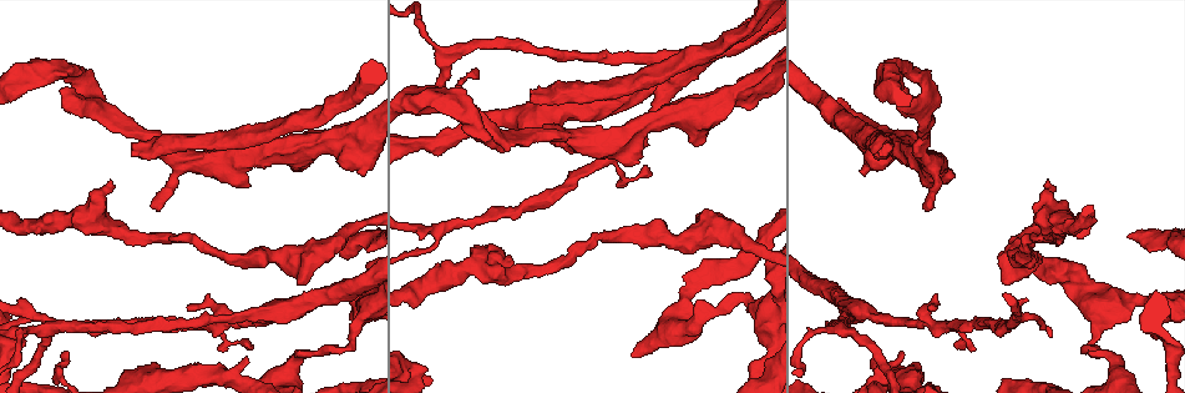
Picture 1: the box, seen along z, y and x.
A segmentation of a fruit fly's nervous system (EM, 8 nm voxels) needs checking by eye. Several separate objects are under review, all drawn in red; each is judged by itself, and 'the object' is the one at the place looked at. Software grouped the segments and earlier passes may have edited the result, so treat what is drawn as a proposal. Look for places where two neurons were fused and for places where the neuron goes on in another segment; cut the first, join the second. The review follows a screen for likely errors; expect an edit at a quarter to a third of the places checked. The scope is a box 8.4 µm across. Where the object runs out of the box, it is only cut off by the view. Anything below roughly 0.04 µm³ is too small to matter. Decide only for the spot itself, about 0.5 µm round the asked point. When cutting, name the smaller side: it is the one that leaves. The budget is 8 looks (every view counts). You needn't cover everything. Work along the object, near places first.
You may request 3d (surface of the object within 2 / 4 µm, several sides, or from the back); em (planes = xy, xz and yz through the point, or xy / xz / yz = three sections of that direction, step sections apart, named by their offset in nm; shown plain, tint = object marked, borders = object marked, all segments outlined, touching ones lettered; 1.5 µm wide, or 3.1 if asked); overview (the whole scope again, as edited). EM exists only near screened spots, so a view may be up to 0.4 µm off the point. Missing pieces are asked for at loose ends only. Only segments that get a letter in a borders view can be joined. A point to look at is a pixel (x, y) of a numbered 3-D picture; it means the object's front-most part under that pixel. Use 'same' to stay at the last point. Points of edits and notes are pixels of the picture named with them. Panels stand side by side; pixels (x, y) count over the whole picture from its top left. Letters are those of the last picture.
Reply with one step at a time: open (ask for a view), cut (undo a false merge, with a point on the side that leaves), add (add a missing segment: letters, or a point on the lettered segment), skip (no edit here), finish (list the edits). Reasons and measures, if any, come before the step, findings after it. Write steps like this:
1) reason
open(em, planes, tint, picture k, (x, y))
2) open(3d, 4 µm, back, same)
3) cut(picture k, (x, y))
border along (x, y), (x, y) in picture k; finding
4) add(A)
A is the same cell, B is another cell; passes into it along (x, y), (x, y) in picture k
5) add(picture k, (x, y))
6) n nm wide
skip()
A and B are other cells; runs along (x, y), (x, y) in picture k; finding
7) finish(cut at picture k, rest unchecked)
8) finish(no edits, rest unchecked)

sharp bend
open(em, xy, step 8, tint, picture 1, (349, 349))

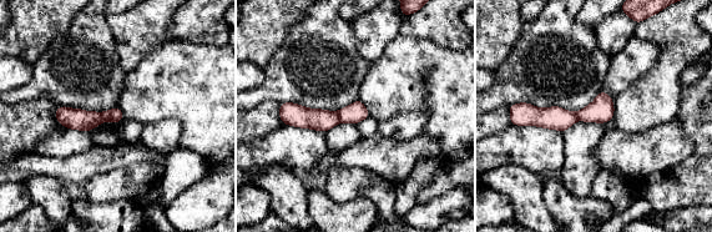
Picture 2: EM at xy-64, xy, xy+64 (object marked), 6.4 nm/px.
another direction
open(em, planes, tint, same)

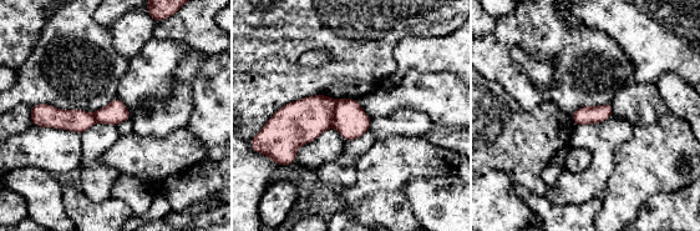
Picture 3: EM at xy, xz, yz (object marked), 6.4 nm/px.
what lies round it
open(em, planes, borders, same)

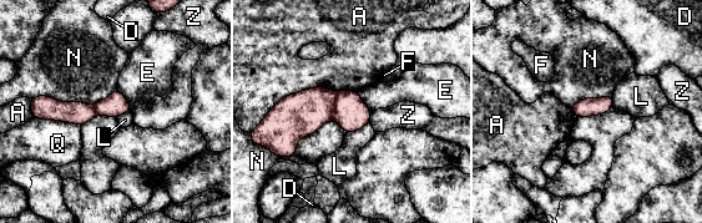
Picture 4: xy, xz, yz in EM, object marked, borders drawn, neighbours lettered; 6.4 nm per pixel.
cut(picture 4, (302, 113))
A, D, E, F, L, N, Q and Z are other cells; border along (337, 92), (332, 118) in picture 4; a second neuron is stuck on

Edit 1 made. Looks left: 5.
open(overview)

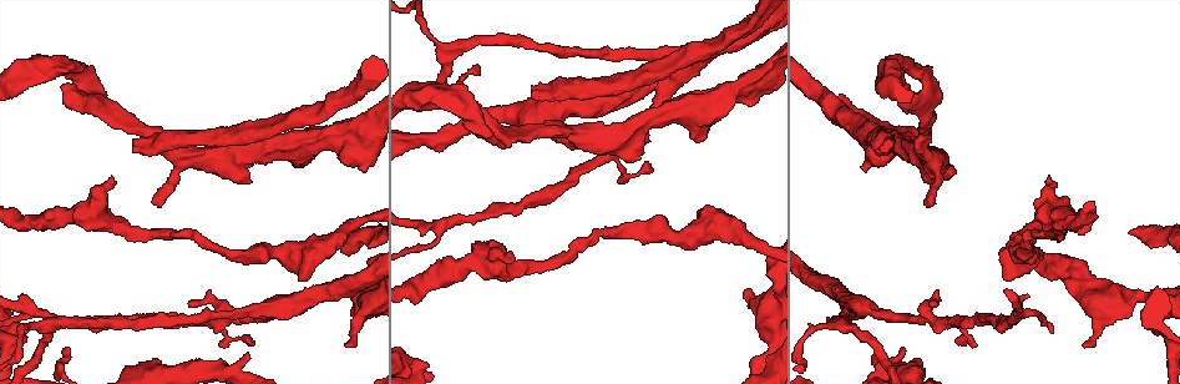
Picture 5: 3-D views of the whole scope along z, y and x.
open(em, yz, step 8, borders, picture 5, (1054, 184))

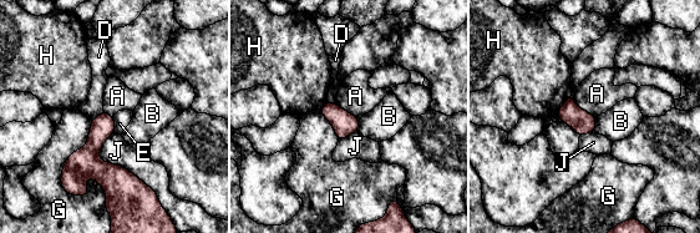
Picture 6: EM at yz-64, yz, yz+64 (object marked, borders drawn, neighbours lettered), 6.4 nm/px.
skip()
A, B, D, E, G, H and J are other cells; runs along (104, 116), (94, 163), (116, 193) in picture 6; no lettered segment goes on from it

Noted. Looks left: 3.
thick end
open(3d, 2 µm, picture 5, (249, 356))

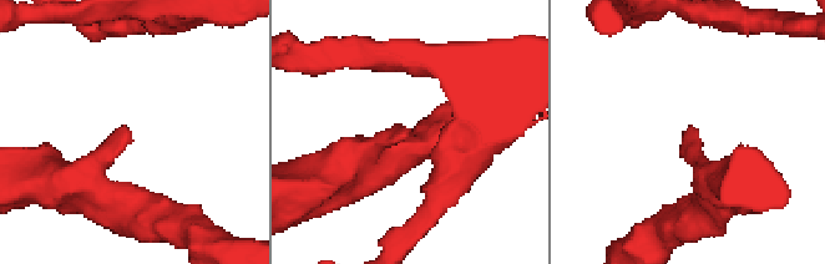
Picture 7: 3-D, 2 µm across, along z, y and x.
need the tissue
open(em, yz, step 4, borders, picture 7, (403, 130))

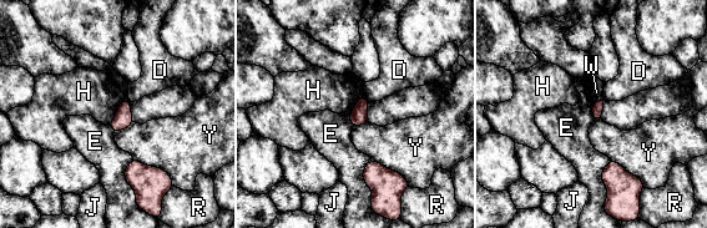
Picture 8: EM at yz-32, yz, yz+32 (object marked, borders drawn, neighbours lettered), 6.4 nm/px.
Y touches over 300 nm
skip()
D, E, H, J, R, W and Y are other cells; border along (127, 99), (121, 102), (109, 123) in picture 8; no lettered segment goes on from it

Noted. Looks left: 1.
finish(cut at picture 4, rest unchecked)

